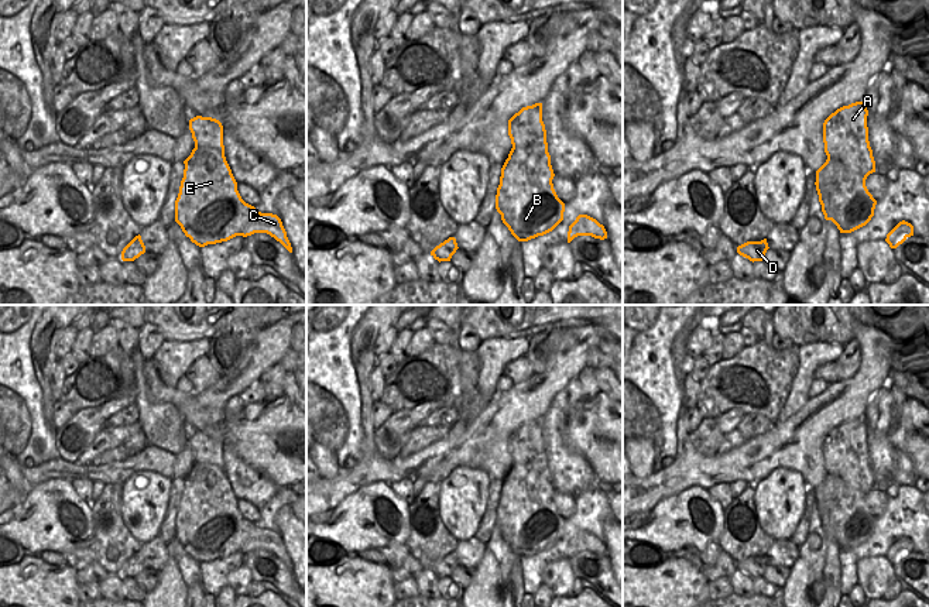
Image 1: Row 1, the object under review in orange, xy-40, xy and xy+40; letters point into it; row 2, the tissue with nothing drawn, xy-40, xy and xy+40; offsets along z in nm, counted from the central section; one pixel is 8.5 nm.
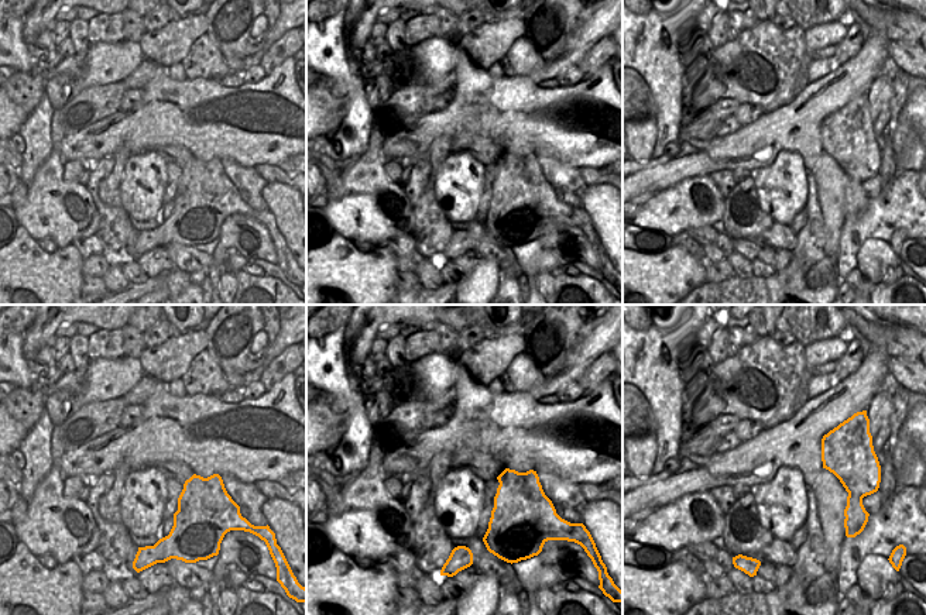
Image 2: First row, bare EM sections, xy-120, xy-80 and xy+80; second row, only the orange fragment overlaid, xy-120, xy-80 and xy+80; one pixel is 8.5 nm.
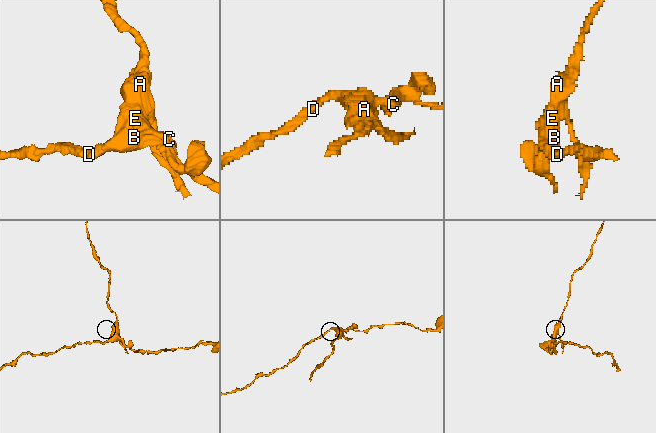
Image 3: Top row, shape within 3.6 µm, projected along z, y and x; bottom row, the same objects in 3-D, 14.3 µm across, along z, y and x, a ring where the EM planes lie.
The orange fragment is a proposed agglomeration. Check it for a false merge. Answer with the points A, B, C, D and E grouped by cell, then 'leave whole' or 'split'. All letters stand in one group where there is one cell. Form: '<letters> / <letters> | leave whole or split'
A / B C D E | split

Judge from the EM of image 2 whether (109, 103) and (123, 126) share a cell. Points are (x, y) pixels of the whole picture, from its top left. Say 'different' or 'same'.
different

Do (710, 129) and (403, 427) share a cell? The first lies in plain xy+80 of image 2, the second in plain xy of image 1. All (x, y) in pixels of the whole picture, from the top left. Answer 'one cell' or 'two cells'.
one cell

